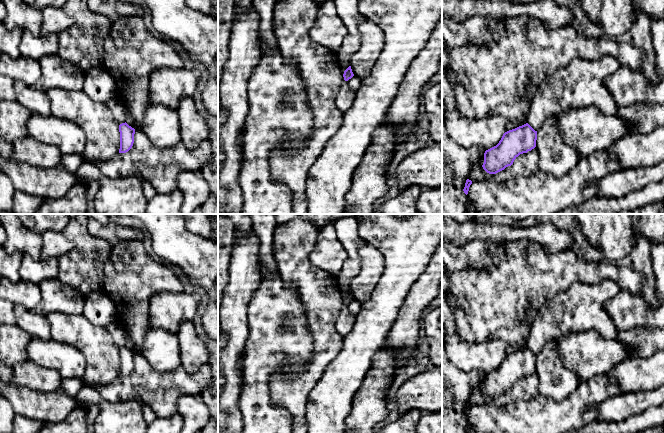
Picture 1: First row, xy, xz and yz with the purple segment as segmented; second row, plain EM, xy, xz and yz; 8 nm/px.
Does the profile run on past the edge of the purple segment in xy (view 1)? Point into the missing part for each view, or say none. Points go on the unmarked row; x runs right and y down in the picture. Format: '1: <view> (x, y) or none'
1: none

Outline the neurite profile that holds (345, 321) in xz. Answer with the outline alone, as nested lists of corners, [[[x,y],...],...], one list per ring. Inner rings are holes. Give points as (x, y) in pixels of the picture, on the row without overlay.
[[[343,305],[338,318],[336,320],[336,330],[343,337],[351,332],[354,324],[356,322],[356,315],[350,313],[347,305]]]

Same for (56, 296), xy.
[[[58,278],[46,279],[39,284],[41,299],[32,311],[46,316],[54,312],[61,314],[82,314],[85,298]]]

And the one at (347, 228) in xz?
[[[355,217],[340,219],[335,222],[334,227],[340,242],[348,254],[348,259],[339,274],[336,275],[336,280],[344,298],[344,295],[350,290],[349,284],[351,280],[360,272],[361,258],[358,250],[366,243],[359,235],[358,222]]]

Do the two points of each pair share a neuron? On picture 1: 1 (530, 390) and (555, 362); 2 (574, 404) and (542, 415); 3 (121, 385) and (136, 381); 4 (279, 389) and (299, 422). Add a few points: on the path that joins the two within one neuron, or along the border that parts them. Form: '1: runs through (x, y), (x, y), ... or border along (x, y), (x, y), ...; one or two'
1: border along (539, 378), (537, 393); two
2: runs through (566, 412), (563, 415), (550, 415); one
3: runs through (125, 385), (132, 385); one
4: runs through (287, 397), (297, 407), (298, 414); one

